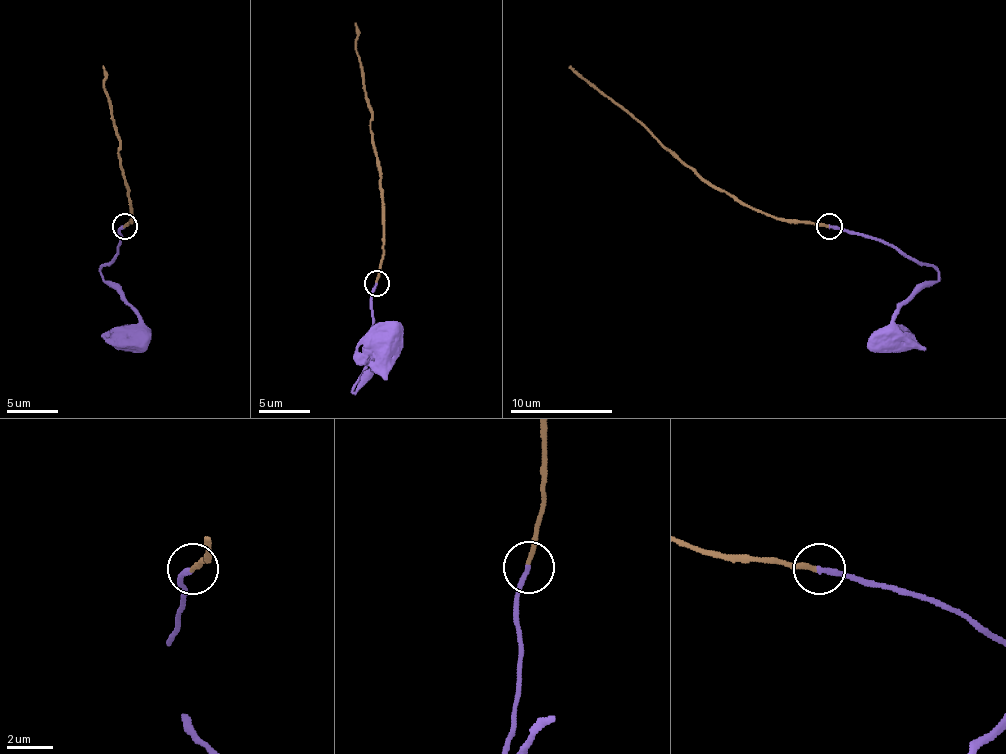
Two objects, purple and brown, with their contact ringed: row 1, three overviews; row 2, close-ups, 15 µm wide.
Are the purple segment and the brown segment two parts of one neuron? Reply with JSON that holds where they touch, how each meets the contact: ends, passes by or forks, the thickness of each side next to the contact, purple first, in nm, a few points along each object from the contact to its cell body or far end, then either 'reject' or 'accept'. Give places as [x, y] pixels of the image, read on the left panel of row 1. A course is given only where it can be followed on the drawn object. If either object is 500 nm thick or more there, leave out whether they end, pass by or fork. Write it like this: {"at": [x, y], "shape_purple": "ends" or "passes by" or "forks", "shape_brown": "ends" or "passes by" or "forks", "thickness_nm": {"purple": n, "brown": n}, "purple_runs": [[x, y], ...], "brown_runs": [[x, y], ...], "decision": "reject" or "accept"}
{"at": [125, 226], "shape_purple": "ends", "shape_brown": "ends", "thickness_nm": {"purple": 240, "brown": 200}, "purple_runs": [[125, 225], [120, 230], [117, 253], [99, 271], [102, 279], [138, 318], [135, 325], [115, 328], [102, 338]], "brown_runs": [[125, 225], [130, 220], [128, 187], [117, 156], [120, 135], [112, 123], [102, 66]], "decision": "accept"}

